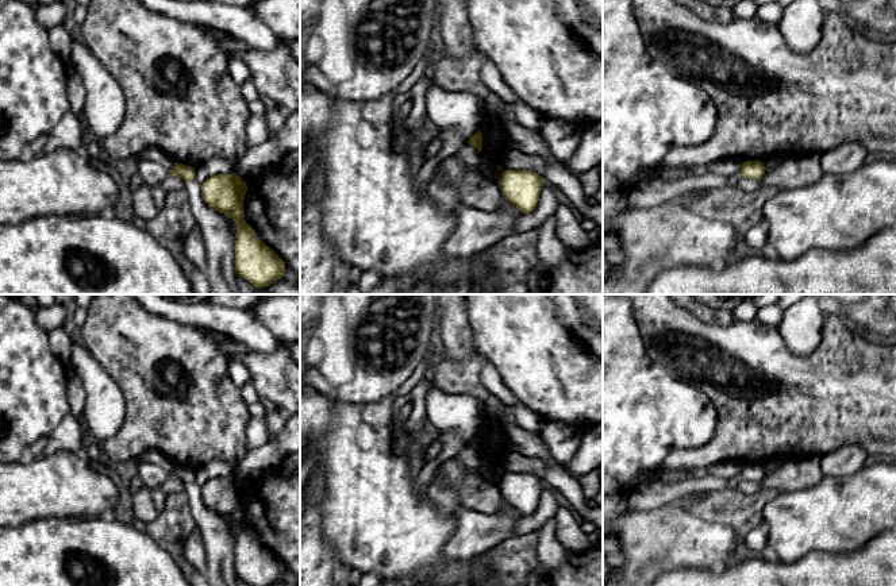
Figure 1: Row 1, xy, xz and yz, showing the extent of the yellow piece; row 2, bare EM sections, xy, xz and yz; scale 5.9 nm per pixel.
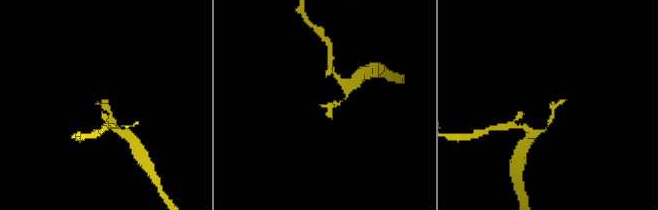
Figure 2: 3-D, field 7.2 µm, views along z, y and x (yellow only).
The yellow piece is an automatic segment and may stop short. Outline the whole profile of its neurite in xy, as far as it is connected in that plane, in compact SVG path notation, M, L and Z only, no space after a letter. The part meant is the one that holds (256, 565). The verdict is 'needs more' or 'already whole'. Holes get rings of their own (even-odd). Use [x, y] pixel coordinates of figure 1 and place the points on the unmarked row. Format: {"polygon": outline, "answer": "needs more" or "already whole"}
{"polygon": "M231 475L209 479L200 489L203 502L216 514L231 520L238 529L234 563L237 577L250 586L273 586L284 579L285 564L246 525L246 487L237 475Z", "answer": "already whole"}

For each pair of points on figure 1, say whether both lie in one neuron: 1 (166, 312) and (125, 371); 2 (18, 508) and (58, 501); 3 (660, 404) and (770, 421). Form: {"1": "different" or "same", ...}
{"1": "different", "2": "same", "3": "different"}

